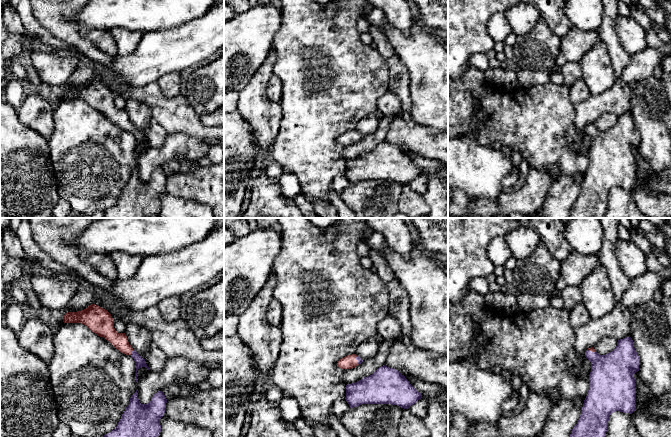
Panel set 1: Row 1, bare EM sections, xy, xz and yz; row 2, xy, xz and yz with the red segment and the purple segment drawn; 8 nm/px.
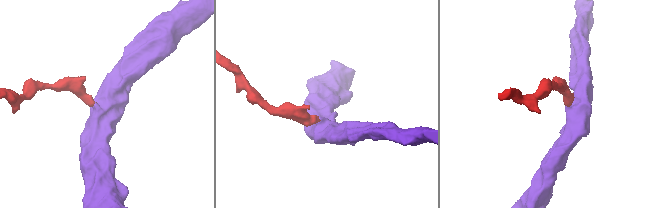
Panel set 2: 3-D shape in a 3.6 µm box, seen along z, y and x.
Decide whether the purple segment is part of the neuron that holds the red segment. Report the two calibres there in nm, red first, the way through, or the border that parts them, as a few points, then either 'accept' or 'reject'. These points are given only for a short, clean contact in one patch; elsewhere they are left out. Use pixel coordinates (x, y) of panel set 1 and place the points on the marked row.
calibres 130 and 90 nm; way xy (119, 340), (131, 352), (140, 362); accept

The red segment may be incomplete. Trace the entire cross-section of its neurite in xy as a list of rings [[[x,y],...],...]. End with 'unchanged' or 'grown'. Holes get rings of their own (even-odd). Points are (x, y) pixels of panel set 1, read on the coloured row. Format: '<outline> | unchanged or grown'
[[[89,305],[86,309],[77,312],[67,312],[63,318],[64,323],[82,323],[92,332],[109,341],[116,349],[126,355],[131,355],[136,364],[135,380],[137,380],[137,371],[146,367],[144,358],[142,358],[129,344],[125,333],[118,333],[114,328],[114,319],[111,314],[100,306]]] | grown

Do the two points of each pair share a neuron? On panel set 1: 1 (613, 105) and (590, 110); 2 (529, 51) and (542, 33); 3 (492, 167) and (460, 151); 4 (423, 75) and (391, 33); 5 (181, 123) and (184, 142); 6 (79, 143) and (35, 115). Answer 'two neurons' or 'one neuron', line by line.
1: one neuron
2: one neuron
3: one neuron
4: one neuron
5: two neurons
6: two neurons

